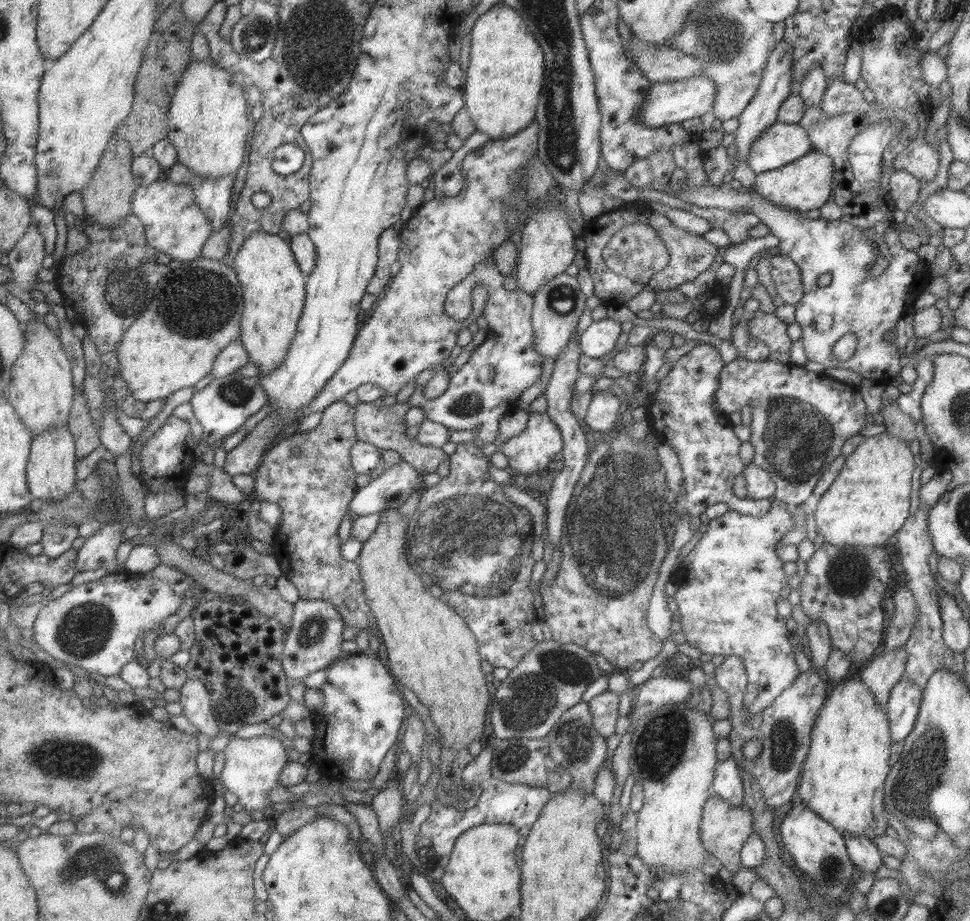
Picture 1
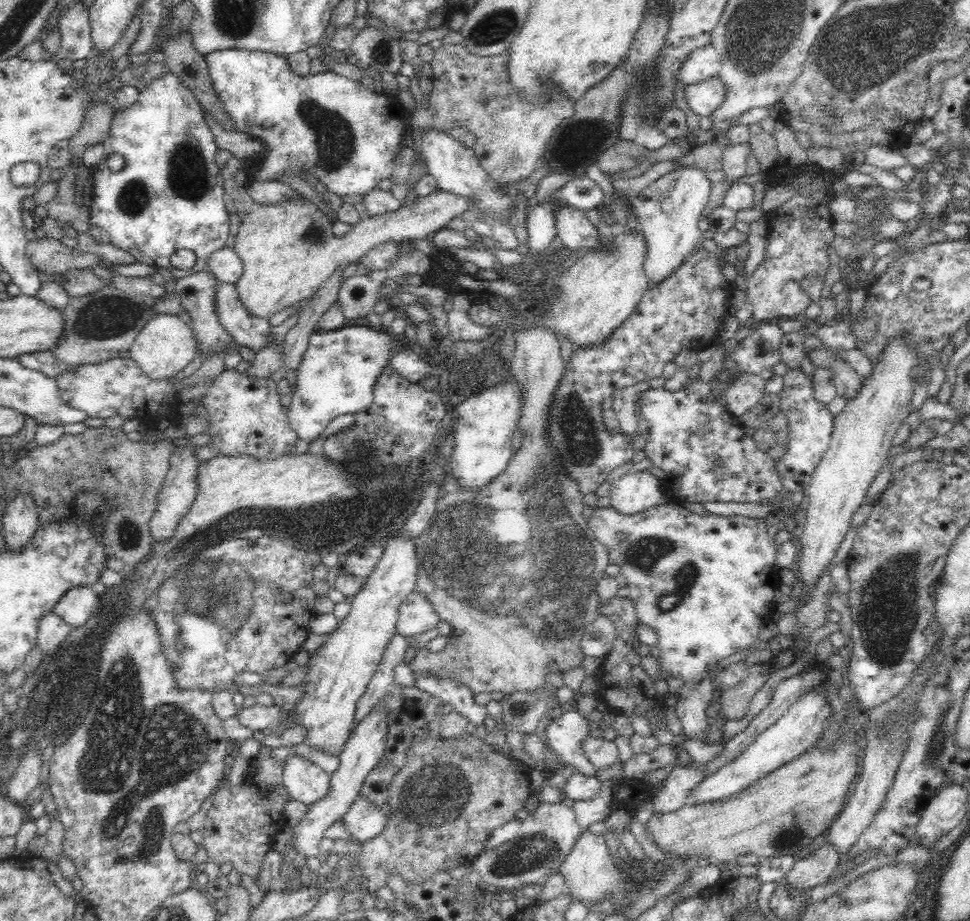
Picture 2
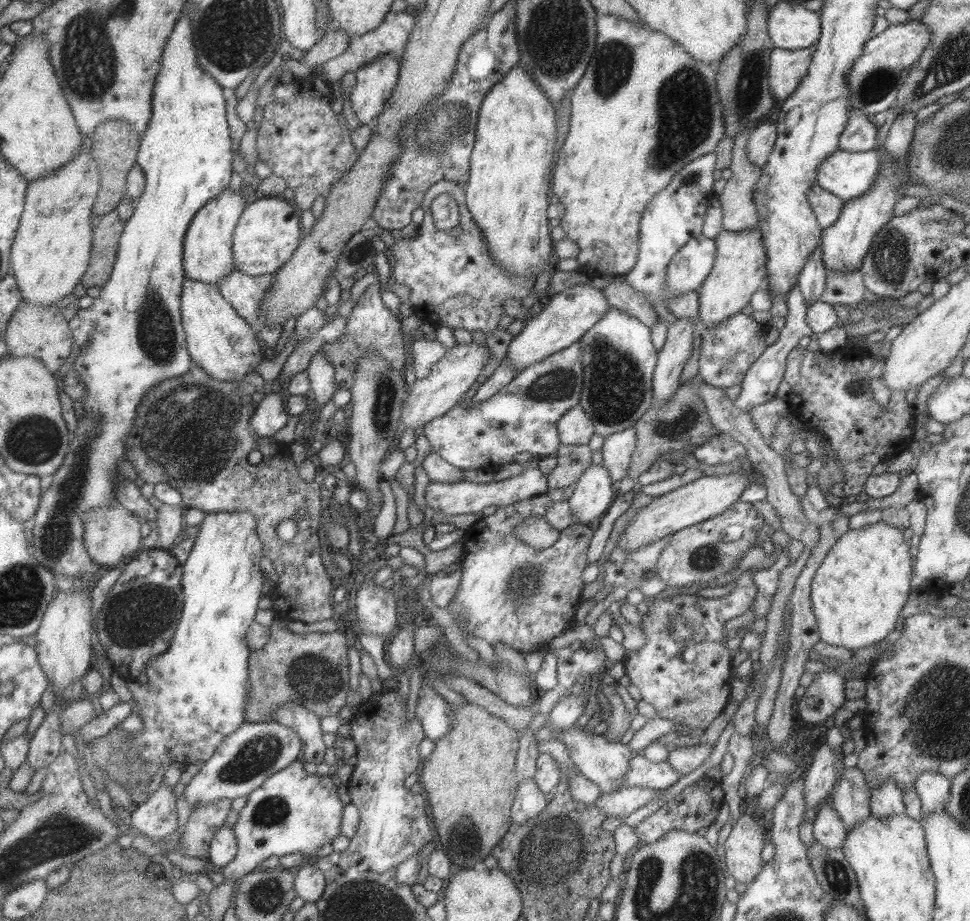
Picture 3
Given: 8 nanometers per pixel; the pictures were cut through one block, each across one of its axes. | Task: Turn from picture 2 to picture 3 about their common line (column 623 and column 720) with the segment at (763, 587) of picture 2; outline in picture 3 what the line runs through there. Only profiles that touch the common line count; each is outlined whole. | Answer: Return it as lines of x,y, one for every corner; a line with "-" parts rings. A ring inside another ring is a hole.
737,499
721,514
673,533
658,555
656,576
676,589
709,583
736,567
737,557
742,558
751,546
764,544
757,536
761,526
762,516
751,503

